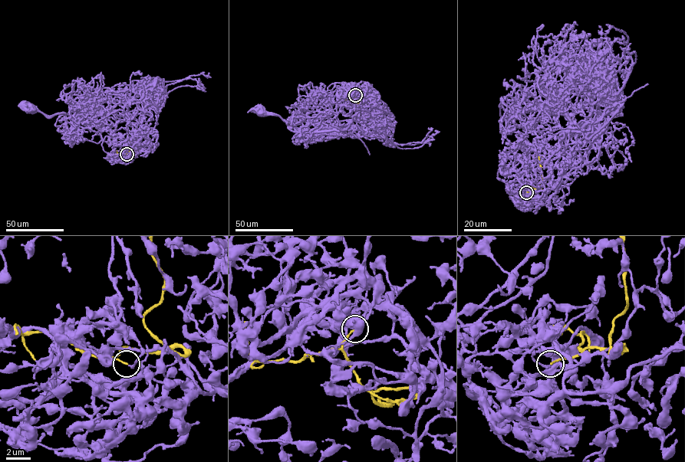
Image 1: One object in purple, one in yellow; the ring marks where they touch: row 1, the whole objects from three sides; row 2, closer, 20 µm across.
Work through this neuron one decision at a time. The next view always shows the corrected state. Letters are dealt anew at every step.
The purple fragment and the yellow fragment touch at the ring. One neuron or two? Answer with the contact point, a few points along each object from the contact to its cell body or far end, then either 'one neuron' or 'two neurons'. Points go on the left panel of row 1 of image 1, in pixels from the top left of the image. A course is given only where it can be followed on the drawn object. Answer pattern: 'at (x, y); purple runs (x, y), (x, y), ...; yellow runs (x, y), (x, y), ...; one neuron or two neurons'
at (126, 154); purple runs (126, 154), (126, 151), (135, 157), (117, 136), (105, 128), (84, 122), (67, 114), (46, 115), (31, 108); yellow runs (126, 154), (132, 153), (128, 150), (130, 145), (127, 135); two neurons

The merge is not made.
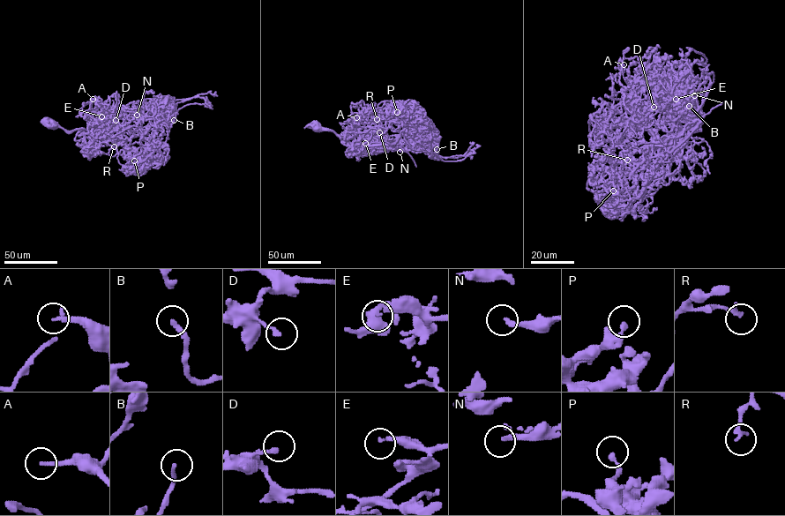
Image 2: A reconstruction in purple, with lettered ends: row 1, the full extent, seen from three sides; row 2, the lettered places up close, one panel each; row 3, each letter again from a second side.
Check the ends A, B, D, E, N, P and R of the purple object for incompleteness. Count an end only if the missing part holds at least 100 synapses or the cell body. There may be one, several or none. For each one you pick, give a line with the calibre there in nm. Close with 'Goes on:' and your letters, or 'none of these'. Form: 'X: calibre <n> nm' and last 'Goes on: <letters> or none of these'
A: calibre 180 nm
B: calibre 200 nm
E: calibre 240 nm
Goes on: A, B, E

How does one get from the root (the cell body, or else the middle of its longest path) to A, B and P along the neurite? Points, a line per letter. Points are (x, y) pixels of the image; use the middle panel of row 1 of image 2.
A: (317, 126), (333, 131), (350, 142), (365, 145), (377, 145), (388, 140), (381, 126), (356, 117)
B: (317, 126), (333, 131), (350, 142), (365, 145), (385, 143), (407, 132), (429, 151), (435, 153), (437, 149)
P: (317, 126), (350, 142), (377, 145), (388, 140), (385, 124), (392, 115), (402, 113), (401, 103), (397, 112)

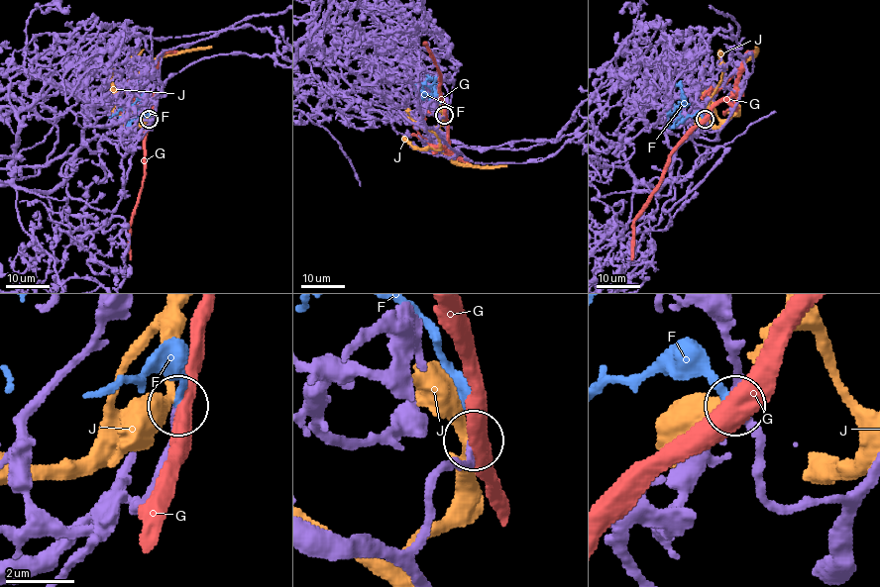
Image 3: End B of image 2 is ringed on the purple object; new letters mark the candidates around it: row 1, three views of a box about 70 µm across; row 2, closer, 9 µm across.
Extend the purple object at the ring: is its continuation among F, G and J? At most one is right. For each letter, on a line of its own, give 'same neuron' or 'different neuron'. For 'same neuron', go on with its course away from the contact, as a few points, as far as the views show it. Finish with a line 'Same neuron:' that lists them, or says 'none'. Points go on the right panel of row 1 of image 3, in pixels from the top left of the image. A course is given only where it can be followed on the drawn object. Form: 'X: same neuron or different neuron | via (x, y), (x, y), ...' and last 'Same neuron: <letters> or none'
F: same neuron | via (705, 120), (701, 115), (684, 120), (680, 117), (684, 101), (681, 88), (674, 85)
G: different neuron
J: different neuron
Same neuron: F

